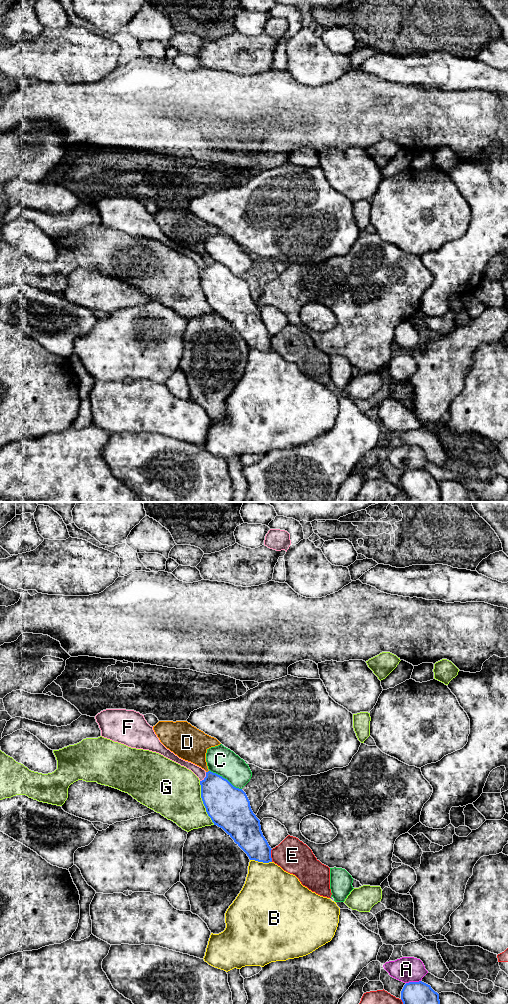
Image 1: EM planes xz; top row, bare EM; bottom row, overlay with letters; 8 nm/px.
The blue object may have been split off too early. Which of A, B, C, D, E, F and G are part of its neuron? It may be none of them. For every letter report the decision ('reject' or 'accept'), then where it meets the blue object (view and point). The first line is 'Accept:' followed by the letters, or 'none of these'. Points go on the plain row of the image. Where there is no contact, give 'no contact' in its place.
Accept: C
A: reject; contact xz (413, 470)
B: reject; contact xz (261, 349)
C: accept; contact xz (224, 266)
D: reject; contact xz (208, 259)
E: reject; contact xz (270, 343)
F: reject; contact xz (205, 265)
G: reject; contact xz (203, 291)

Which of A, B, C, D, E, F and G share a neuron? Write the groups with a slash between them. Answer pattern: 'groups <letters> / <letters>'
groups A / B / C / D / E / F / G

